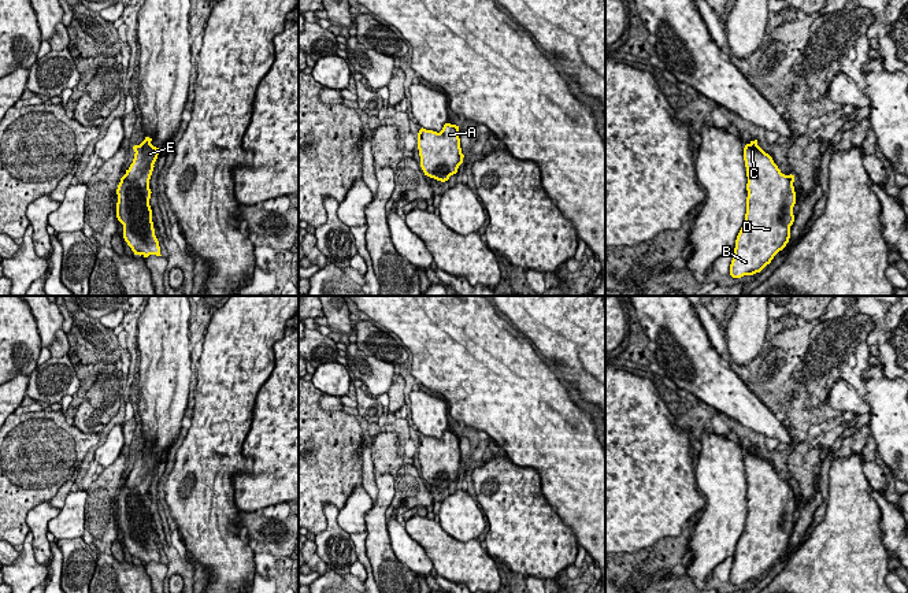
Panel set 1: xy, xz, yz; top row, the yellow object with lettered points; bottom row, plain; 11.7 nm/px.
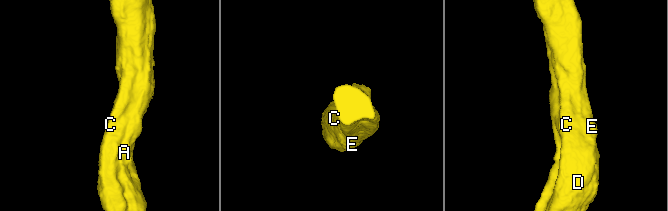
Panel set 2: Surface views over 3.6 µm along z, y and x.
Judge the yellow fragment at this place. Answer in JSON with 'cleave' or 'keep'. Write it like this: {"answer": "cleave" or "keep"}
{"answer": "keep"}

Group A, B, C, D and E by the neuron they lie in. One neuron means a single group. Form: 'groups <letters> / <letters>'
groups A B C D E

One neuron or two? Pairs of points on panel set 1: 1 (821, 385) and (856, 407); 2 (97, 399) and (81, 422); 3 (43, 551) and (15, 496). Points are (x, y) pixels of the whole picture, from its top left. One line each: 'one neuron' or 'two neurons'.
1: two neurons
2: one neuron
3: two neurons

